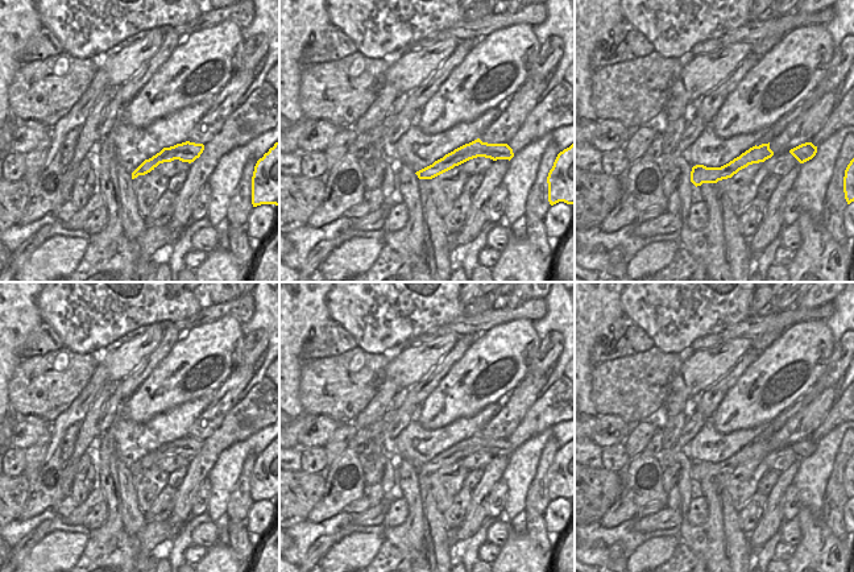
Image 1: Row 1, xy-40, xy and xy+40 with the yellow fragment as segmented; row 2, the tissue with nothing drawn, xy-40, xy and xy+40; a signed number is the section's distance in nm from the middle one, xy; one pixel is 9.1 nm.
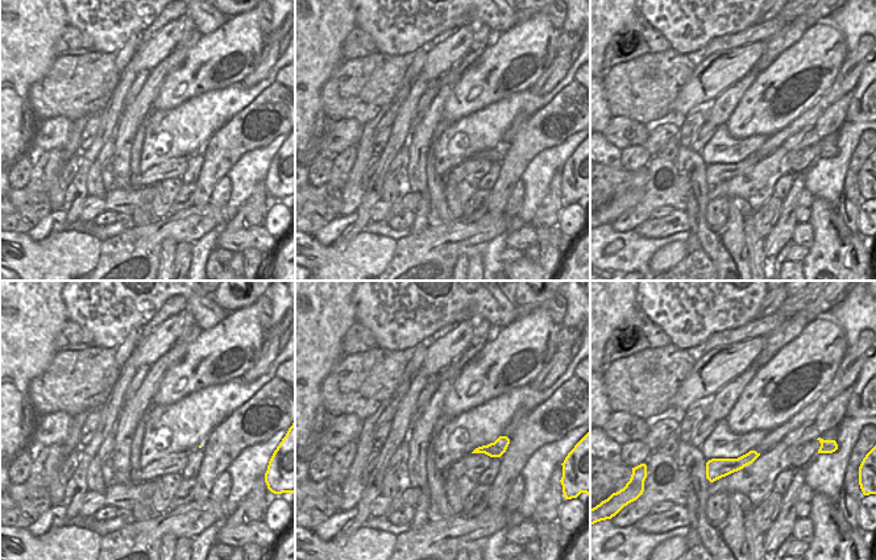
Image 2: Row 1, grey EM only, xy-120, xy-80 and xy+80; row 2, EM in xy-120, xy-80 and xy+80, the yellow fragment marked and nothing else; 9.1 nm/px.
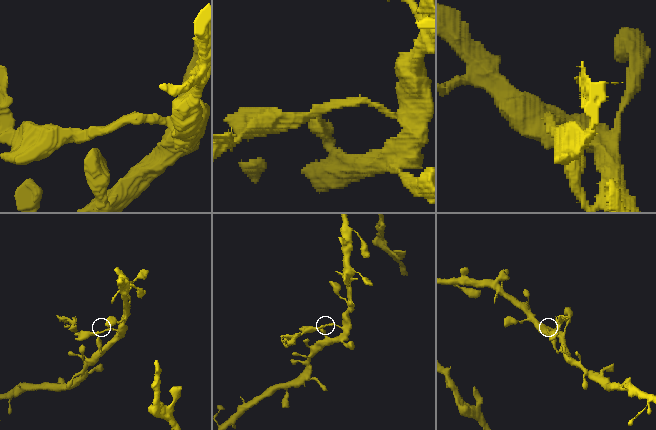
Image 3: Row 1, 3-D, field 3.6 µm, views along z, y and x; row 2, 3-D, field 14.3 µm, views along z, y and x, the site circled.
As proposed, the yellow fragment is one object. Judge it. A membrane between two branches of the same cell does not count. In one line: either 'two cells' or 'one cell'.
two cells

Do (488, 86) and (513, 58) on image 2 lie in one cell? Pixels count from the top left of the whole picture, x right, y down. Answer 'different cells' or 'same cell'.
same cell

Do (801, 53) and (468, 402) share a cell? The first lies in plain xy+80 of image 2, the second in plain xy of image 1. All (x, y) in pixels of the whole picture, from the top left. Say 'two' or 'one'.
one

